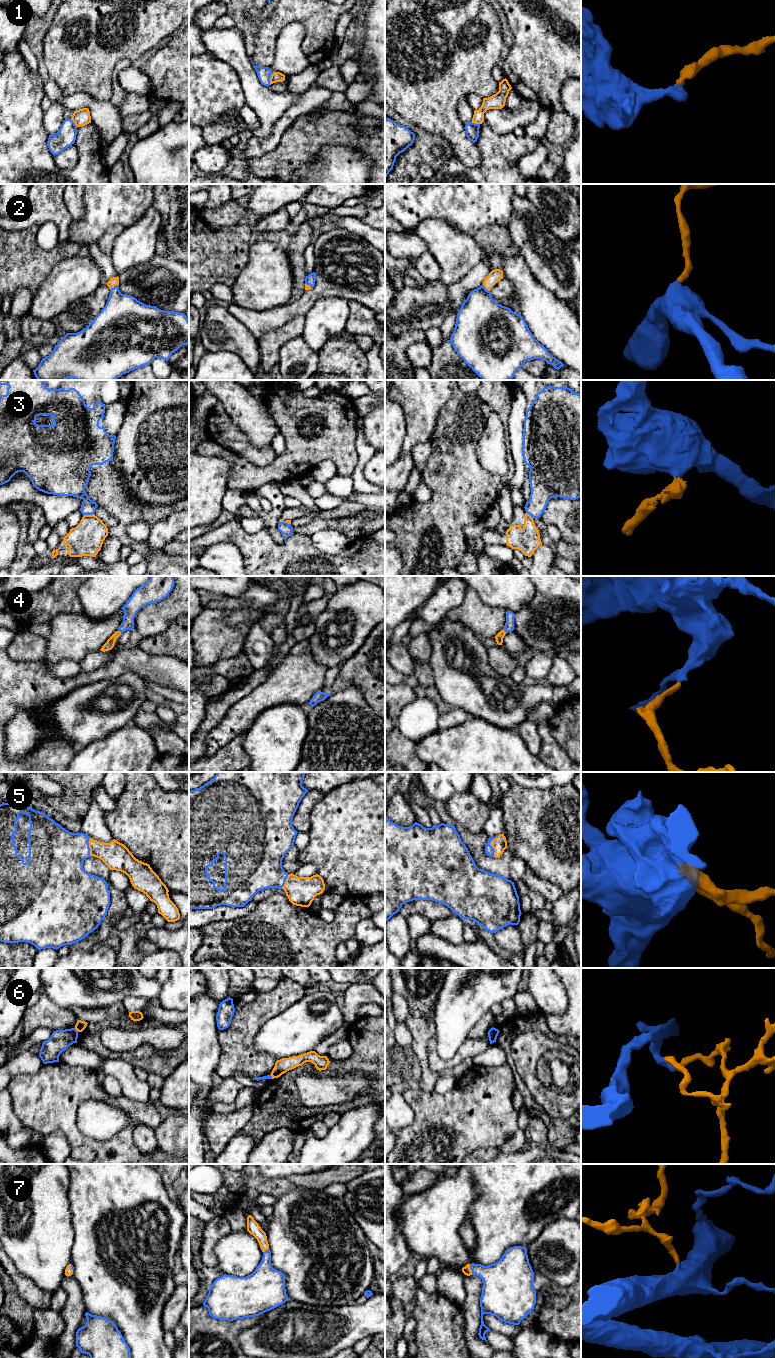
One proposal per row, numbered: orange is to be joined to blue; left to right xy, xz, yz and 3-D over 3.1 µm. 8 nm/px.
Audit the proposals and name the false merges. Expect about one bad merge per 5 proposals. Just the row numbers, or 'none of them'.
3, 6

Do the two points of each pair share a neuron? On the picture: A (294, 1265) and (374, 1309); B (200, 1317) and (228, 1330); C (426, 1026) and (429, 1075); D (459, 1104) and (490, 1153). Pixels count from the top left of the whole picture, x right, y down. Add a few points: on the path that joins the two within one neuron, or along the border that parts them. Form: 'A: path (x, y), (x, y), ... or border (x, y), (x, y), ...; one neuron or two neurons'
A: border (353, 1302), (346, 1304); two neurons
B: path (207, 1324), (213, 1330), (221, 1330); one neuron
C: path (421, 1038), (421, 1054), (424, 1063); one neuron
D: border (497, 1147), (477, 1148), (470, 1153); two neurons

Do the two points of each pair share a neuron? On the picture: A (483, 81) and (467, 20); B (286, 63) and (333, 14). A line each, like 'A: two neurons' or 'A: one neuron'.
A: one neuron
B: two neurons

